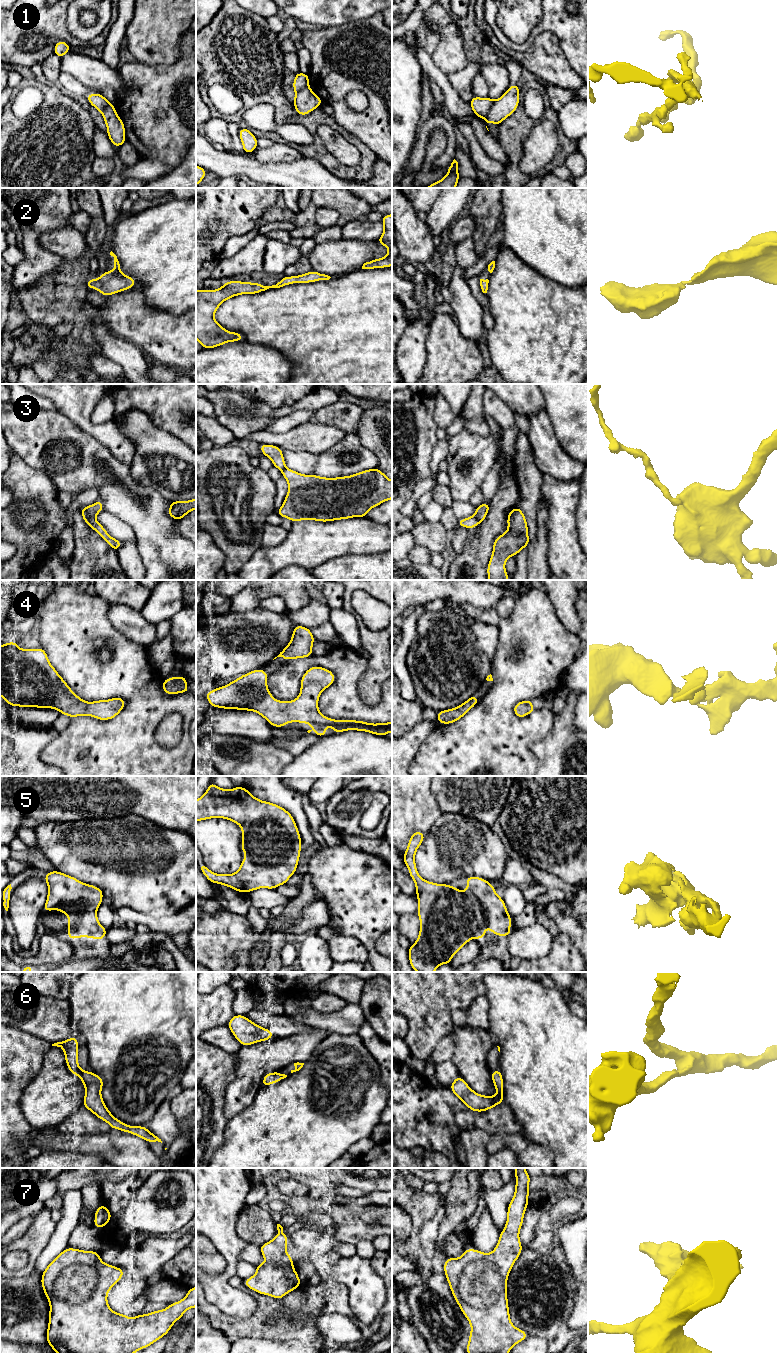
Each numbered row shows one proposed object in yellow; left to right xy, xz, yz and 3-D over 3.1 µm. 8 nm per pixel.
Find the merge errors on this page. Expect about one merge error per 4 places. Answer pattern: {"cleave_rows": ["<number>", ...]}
{"cleave_rows": ["1", "3"]}

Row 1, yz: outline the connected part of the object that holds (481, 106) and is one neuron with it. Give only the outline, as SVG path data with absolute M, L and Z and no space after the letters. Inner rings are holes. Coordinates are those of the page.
M473 96L469 102L475 116L478 118L486 117L492 107L493 100L488 96L486 98L480 98Z

